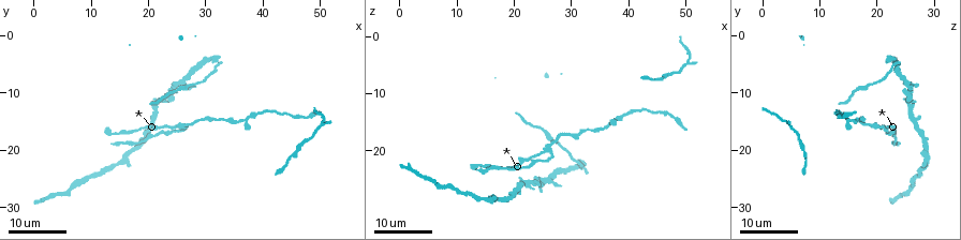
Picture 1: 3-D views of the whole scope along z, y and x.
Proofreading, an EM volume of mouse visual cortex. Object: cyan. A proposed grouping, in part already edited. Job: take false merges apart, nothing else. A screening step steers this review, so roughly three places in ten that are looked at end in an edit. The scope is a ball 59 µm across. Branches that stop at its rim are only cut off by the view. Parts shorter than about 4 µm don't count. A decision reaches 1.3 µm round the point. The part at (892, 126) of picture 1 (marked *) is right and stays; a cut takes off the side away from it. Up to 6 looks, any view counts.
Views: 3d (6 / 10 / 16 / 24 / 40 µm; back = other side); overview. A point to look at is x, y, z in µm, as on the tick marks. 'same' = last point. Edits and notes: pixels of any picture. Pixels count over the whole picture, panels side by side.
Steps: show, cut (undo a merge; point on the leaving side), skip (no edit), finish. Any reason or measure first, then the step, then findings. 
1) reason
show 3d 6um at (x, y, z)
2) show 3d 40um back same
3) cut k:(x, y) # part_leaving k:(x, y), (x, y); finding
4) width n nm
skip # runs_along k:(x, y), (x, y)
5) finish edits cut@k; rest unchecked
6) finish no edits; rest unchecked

two arms at a narrow angle
show 3d 24um at (26.0, 16.0, 20.0)

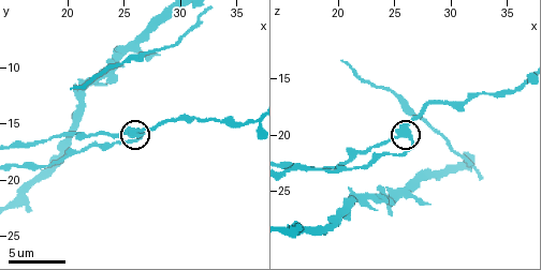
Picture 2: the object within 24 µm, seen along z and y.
show 3d 6um at (26.0, 15.8, 19.8)

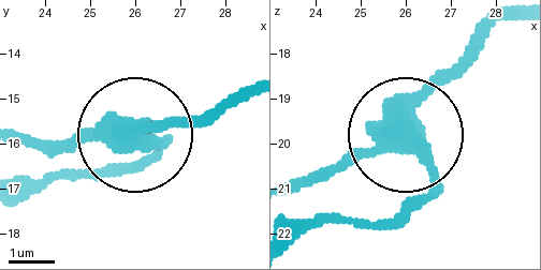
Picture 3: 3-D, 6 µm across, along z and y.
arms 5
skip # one neuron here

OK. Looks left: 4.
arms part here
show 3d 16um at (21.0, 14.4, 26.2)

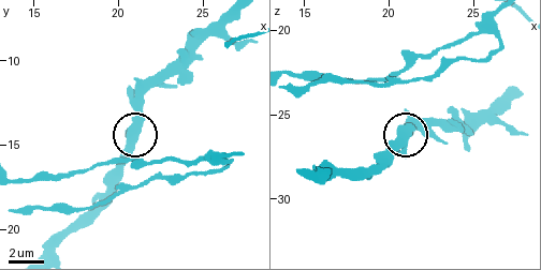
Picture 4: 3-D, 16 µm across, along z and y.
show 3d 16um back at (21.1, 14.3, 26.3)

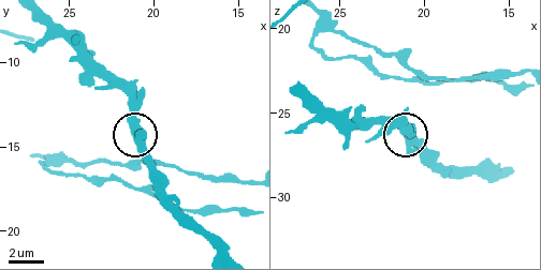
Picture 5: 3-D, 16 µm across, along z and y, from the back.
width 440 nm
skip # one neuron here

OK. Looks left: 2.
sudden change in width
show 3d 24um at (41.5, 13.0, 13.0)

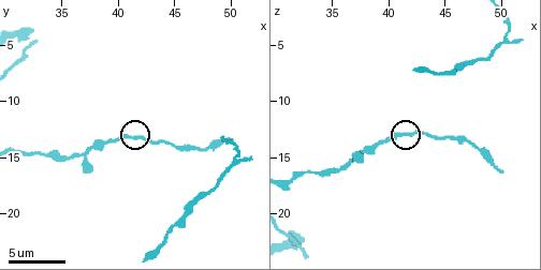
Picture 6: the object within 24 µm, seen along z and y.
show 3d 10um at (41.6, 13.2, 13.0)

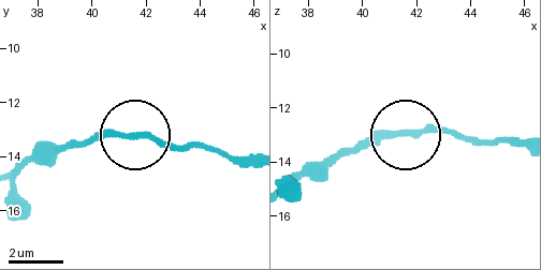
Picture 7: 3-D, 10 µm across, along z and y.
skip # runs_along 7:(20, 164), (111, 134), (205, 148); all the same neuron

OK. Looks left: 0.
finish no edits; rest unchecked

